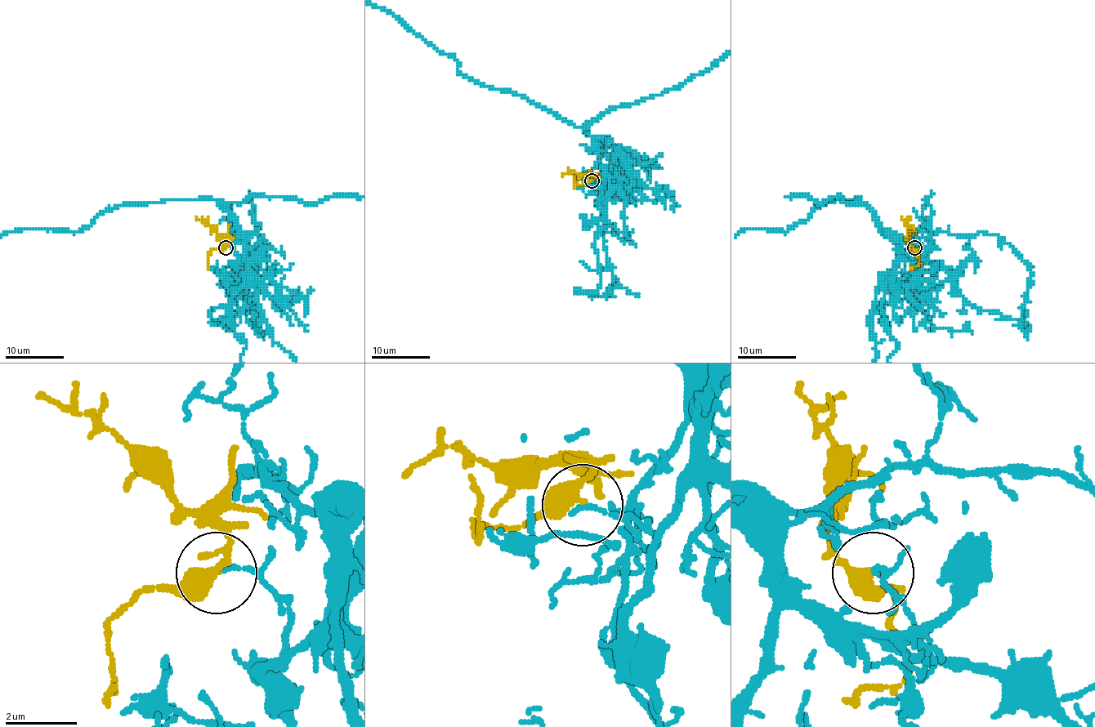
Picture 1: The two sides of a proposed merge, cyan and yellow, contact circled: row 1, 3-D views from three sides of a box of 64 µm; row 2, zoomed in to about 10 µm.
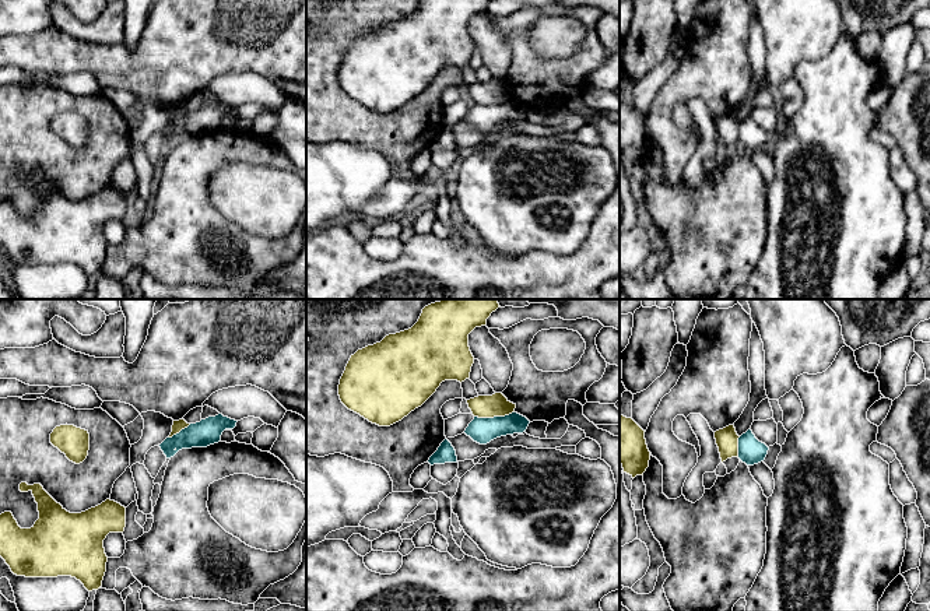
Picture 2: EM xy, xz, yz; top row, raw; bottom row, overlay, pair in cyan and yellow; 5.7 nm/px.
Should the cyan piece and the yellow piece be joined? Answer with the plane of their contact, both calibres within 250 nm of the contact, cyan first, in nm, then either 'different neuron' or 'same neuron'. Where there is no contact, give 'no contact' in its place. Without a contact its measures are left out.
xz | 150/130 nm | different neuron

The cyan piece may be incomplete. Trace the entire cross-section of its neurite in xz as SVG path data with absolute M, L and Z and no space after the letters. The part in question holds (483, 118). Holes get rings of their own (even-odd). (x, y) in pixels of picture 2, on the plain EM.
M517 99L494 105L474 103L474 106L466 115L464 120L474 129L487 131L501 123L523 120L526 119L529 110L530 108Z

